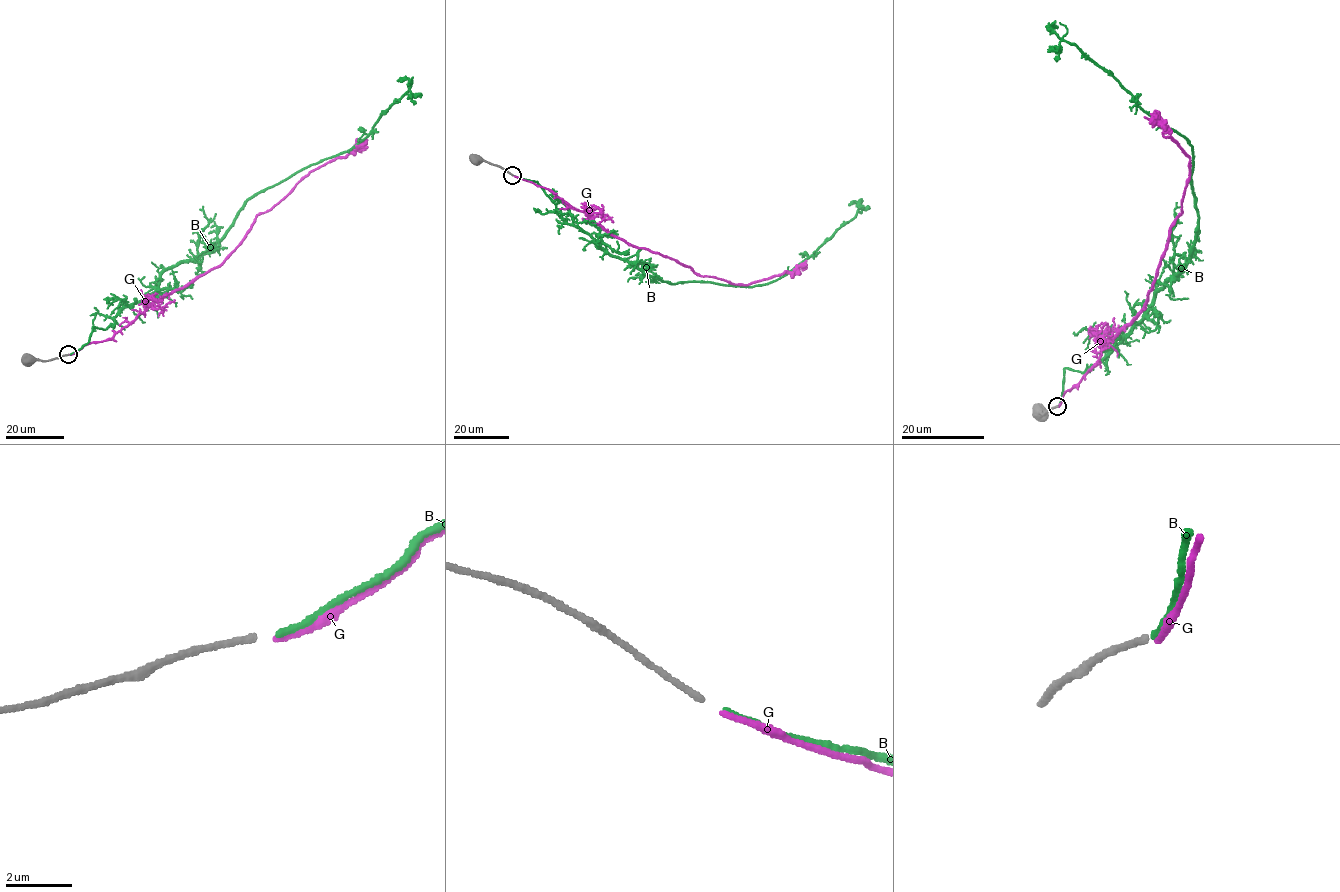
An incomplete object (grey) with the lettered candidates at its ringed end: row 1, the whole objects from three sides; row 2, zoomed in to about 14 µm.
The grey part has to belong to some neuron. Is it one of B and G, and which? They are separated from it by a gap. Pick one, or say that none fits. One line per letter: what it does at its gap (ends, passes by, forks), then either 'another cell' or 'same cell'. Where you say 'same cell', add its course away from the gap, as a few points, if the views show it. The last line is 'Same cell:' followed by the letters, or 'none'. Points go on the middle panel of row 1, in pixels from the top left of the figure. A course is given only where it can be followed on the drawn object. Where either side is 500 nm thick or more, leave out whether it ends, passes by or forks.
B: it ends; same cell; course (514, 176), (537, 182), (557, 214), (610, 254), (672, 283), (777, 280), (855, 216), (860, 202), (848, 205)
G: it ends; another cell
Same cell: B

